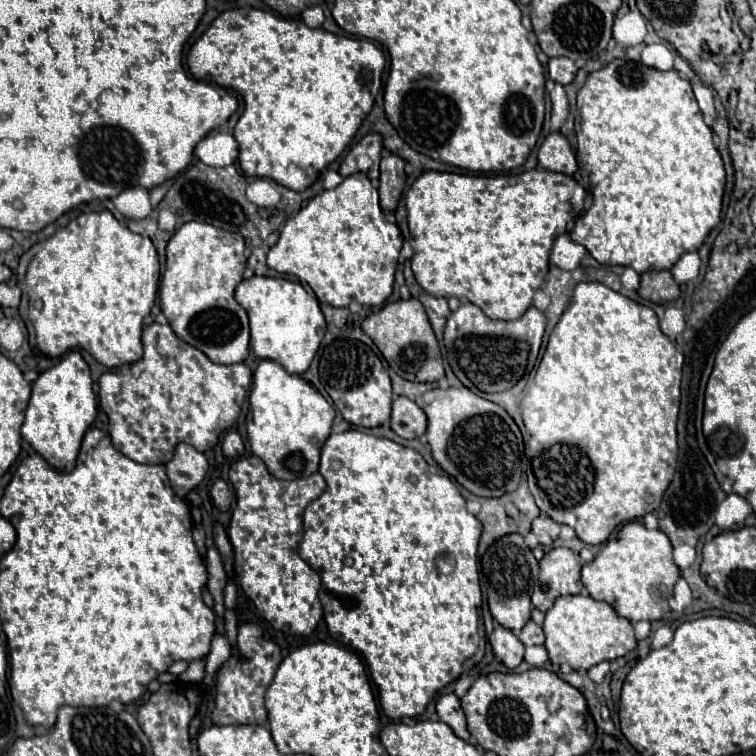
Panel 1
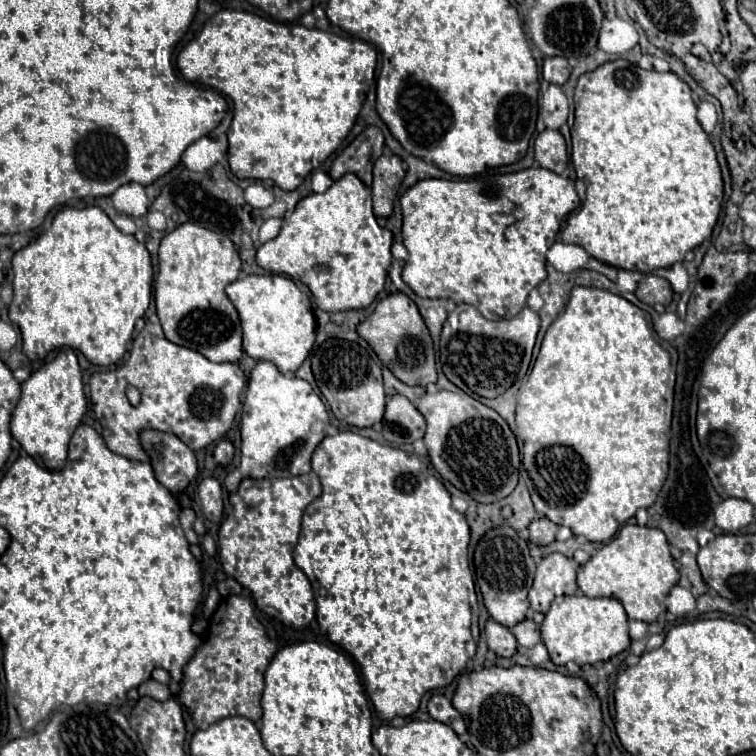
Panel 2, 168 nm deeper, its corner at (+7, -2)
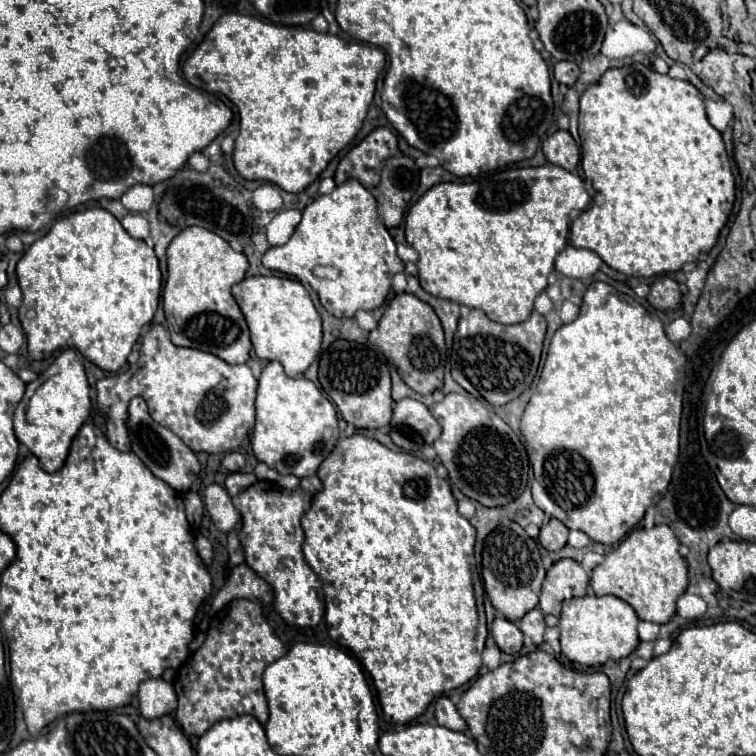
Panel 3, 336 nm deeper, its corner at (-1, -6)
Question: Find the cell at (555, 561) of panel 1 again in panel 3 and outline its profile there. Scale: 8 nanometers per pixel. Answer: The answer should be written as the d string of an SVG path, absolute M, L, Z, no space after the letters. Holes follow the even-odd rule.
M561 559L553 563L543 581L541 601L539 601L541 611L559 615L561 603L567 593L573 593L575 597L583 597L587 593L587 579L589 575L585 573L585 569L573 559Z

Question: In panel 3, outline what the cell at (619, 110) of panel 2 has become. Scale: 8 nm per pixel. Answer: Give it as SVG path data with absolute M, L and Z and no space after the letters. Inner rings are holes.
M641 63L605 71L605 75L580 96L579 137L581 137L581 167L585 179L591 181L595 187L595 197L593 197L593 205L587 211L579 213L579 217L571 223L571 245L573 247L583 247L583 249L595 251L611 269L615 269L623 275L629 275L629 277L653 277L659 273L679 271L685 263L697 261L701 253L707 253L713 249L713 245L717 243L719 231L725 227L729 213L733 209L733 203L735 203L735 179L731 173L731 163L729 163L721 133L707 121L705 103L703 103L699 91L689 81L679 81L669 75L661 75Z

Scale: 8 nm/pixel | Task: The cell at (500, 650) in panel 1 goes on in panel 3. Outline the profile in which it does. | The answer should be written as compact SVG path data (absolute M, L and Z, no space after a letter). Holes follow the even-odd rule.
M497 617L491 625L491 633L493 633L493 639L497 643L497 647L509 655L515 655L521 651L523 647L523 633L519 631L519 627L505 619L505 617Z

